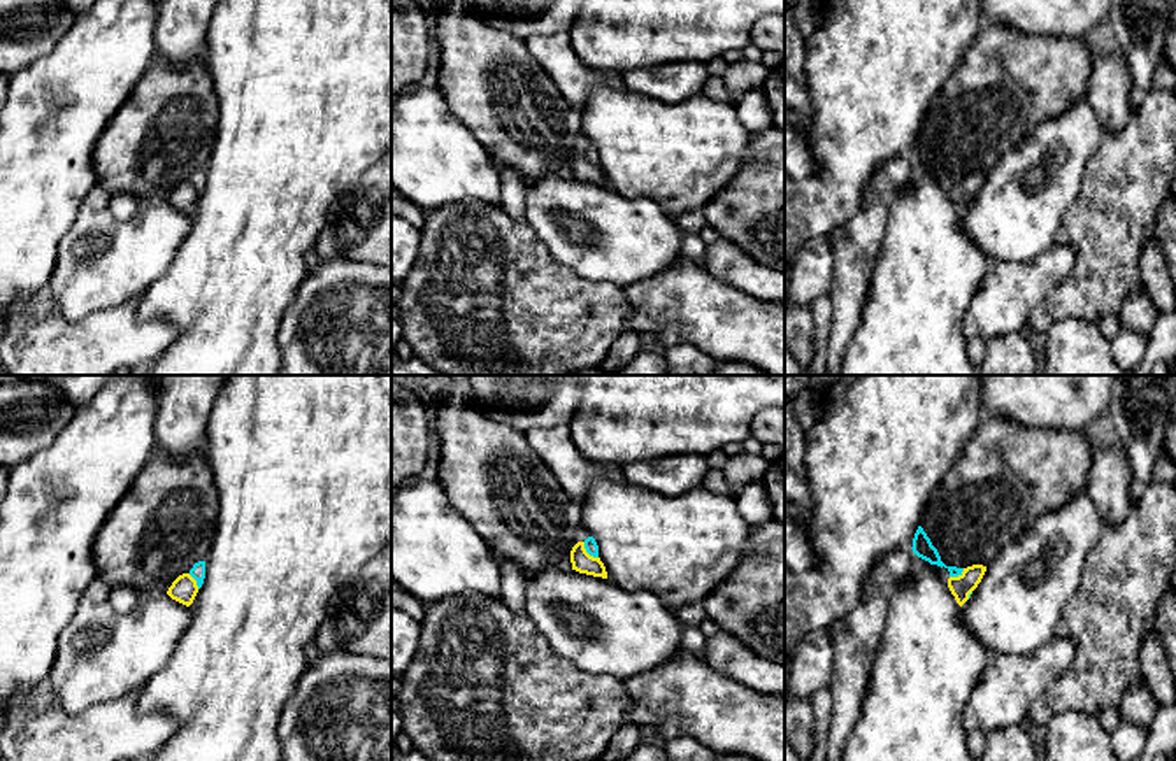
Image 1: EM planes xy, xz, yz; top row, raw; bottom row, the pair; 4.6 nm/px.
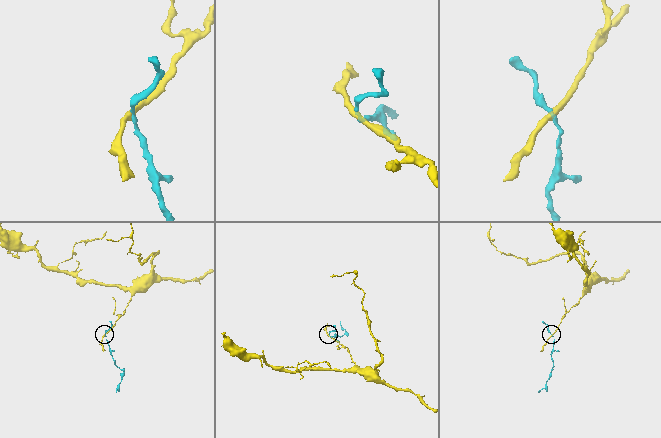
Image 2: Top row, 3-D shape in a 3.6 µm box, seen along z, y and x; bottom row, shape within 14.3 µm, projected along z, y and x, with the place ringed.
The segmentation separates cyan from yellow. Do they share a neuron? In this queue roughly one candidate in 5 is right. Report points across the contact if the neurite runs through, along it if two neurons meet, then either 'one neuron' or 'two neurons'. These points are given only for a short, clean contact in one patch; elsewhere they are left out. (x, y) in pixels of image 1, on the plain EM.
border xz (583, 149), (583, 155), (597, 165); two neurons

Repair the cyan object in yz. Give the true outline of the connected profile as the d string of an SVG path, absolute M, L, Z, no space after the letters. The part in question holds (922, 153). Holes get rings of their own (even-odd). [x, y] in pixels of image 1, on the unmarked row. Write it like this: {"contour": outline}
{"contour": "M918 133L918 137L916 137L916 140L914 140L913 154L911 154L911 156L913 156L913 160L914 160L918 165L929 168L930 172L937 172L937 174L941 174L941 175L944 174L944 175L950 179L950 184L958 184L958 182L962 182L962 179L964 179L964 175L946 174L946 172L941 168L941 163L939 163L937 156L932 153L930 146L927 144L927 140L923 139L921 133Z"}

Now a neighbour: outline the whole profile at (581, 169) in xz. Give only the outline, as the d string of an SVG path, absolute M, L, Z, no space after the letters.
M577 149L570 158L572 177L593 184L607 186L607 179L600 165L593 165L586 160L584 149Z

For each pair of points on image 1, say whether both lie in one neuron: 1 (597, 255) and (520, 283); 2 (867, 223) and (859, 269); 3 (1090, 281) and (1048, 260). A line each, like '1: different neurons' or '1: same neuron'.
1: different neurons
2: same neuron
3: different neurons

